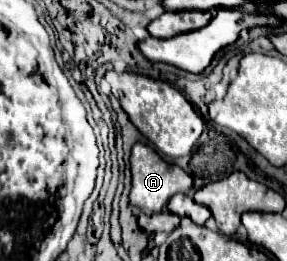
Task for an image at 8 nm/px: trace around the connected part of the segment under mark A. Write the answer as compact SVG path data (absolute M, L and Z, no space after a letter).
M137 142L131 150L131 174L133 174L133 186L129 192L129 202L137 208L141 208L145 214L161 212L169 198L179 192L189 192L193 186L193 178L179 166L165 162L151 146Z

